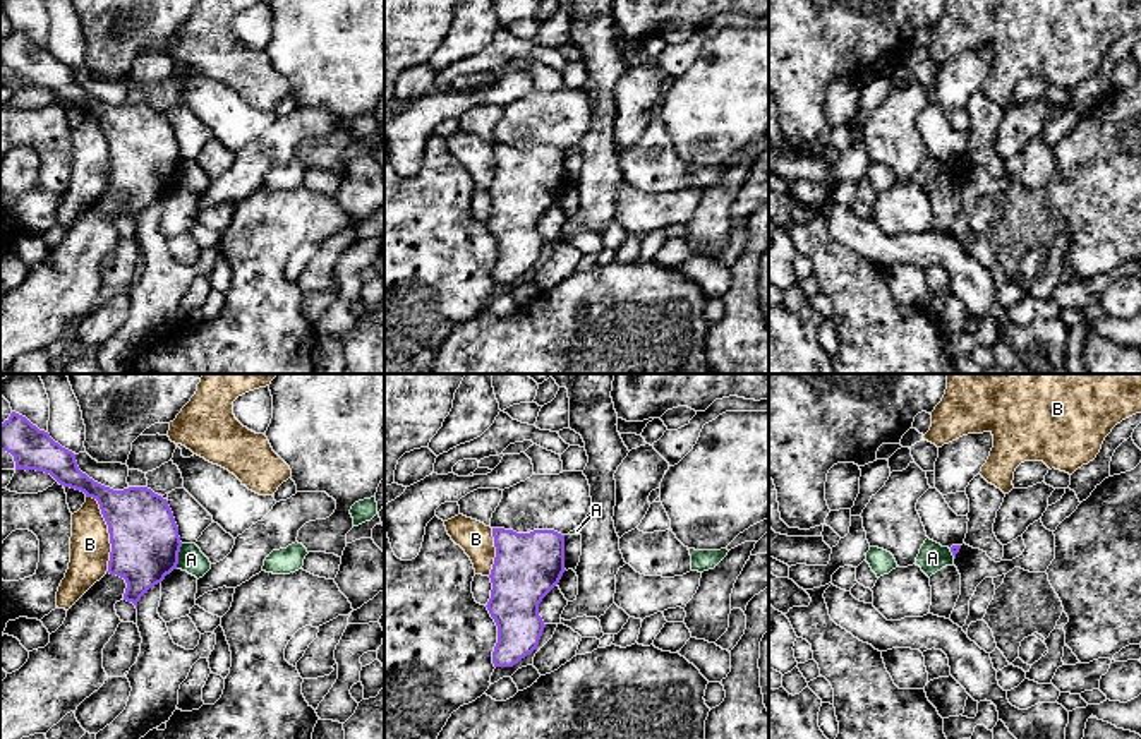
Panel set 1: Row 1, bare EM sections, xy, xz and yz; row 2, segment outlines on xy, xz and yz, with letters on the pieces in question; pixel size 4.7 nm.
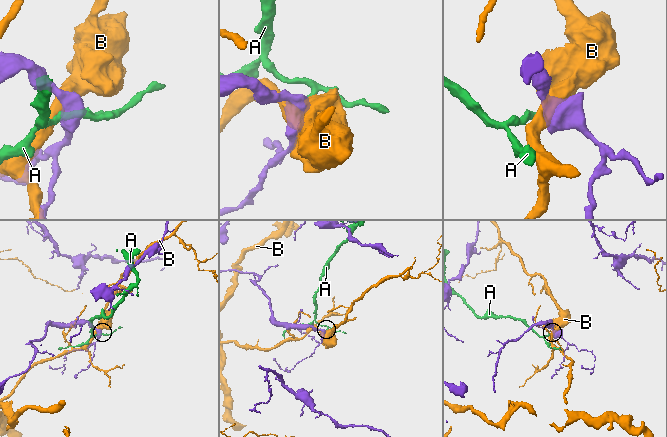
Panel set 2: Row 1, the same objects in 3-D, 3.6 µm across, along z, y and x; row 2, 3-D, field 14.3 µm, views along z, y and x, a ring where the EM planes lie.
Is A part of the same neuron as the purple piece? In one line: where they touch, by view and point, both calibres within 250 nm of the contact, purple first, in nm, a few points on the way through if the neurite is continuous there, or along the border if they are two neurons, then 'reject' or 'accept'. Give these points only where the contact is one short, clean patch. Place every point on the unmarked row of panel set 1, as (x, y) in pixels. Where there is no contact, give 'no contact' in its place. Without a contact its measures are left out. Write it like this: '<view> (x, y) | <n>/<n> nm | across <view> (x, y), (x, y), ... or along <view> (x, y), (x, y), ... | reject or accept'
xy (177, 172) | 320/120 nm | along xy (182, 160), (175, 184) | reject

